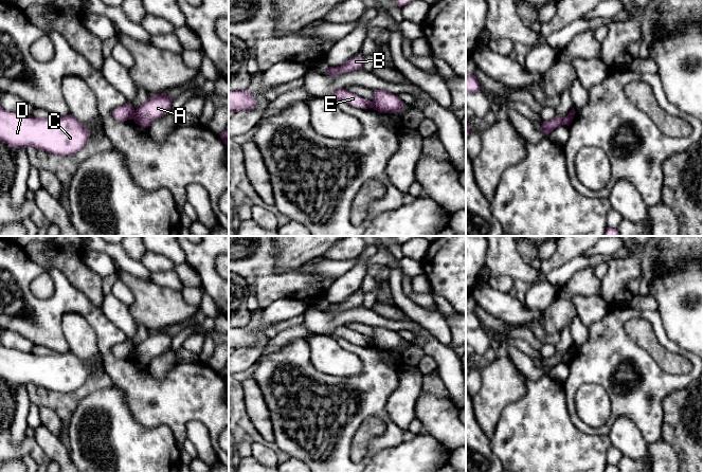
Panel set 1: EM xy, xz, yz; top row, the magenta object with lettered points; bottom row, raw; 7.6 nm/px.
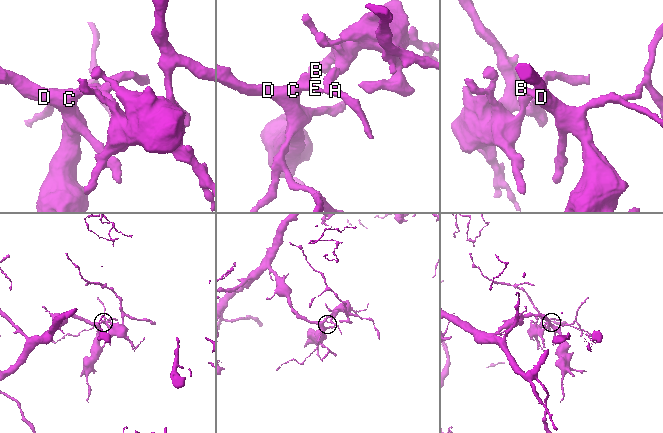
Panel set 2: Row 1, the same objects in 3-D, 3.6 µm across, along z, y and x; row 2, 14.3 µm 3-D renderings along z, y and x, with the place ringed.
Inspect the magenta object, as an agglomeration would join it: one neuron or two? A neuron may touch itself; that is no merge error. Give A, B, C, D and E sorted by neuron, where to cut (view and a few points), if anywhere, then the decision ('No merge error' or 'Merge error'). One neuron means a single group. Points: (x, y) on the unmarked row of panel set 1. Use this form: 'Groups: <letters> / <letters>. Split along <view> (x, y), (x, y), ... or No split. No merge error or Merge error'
Groups: A / B C D E. Split along xy (136, 347), (132, 355). Merge error

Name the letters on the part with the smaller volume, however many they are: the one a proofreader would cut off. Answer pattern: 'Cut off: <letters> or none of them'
Cut off: A

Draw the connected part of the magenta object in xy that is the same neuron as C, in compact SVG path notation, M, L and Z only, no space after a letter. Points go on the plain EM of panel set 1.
M0 344L0 378L14 385L33 384L67 394L87 381L89 367L71 351L40 356Z

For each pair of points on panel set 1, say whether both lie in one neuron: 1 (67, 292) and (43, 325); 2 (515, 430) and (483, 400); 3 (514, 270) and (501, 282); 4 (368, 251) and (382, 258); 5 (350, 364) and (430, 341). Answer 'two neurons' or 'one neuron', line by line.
1: one neuron
2: two neurons
3: two neurons
4: two neurons
5: two neurons

